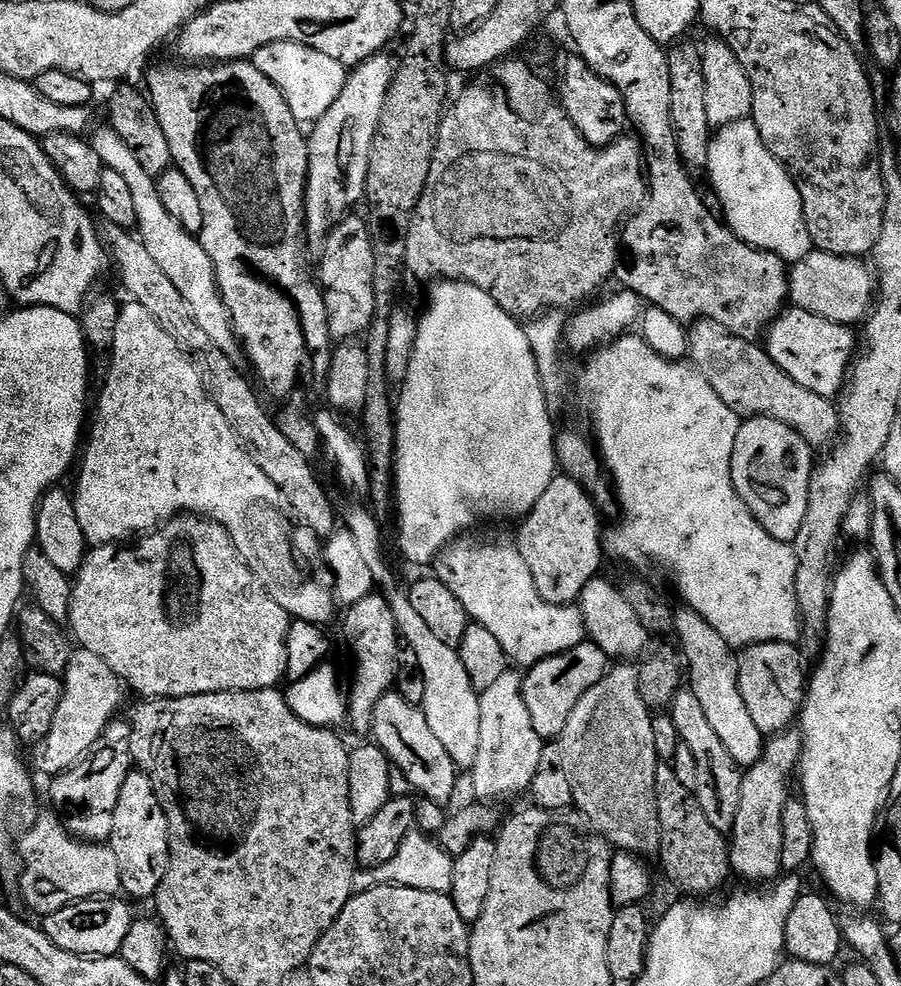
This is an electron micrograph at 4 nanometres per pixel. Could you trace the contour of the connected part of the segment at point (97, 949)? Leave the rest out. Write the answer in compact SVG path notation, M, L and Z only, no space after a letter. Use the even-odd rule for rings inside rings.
M124 898L79 900L77 904L68 904L62 910L43 917L42 927L54 946L62 946L62 950L70 950L70 954L115 956L119 953L134 919L131 906L133 907Z

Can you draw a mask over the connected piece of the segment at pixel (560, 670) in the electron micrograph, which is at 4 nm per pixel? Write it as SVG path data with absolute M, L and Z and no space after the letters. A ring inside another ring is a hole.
M585 642L546 658L523 673L526 710L530 710L530 722L534 722L534 730L538 730L541 740L552 742L564 733L574 706L578 706L578 698L582 698L590 686L598 686L609 669L610 657L598 645Z

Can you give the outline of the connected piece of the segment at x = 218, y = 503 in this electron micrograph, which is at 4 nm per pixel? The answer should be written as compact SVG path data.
M128 302L128 305L125 303L121 307L118 314L118 326L114 330L114 342L110 349L111 356L112 365L108 368L108 381L105 382L104 389L100 392L100 401L97 404L95 401L94 404L96 421L93 424L91 421L90 431L87 433L86 443L82 448L82 459L78 464L80 477L76 480L76 488L74 487L76 517L78 526L82 526L85 541L92 546L115 544L127 541L131 537L128 536L131 532L136 532L135 534L151 533L166 521L173 520L174 517L181 514L209 517L217 520L228 531L238 554L242 554L246 566L250 566L252 573L260 579L262 586L278 602L278 606L282 606L288 611L289 617L328 626L332 615L336 612L336 606L338 607L338 599L334 591L333 574L325 563L325 549L322 547L321 537L317 536L314 530L304 527L292 515L292 509L288 507L288 500L282 494L282 490L278 490L278 486L274 486L274 482L270 482L270 478L266 478L264 471L256 464L256 457L245 447L232 428L232 423L226 418L226 414L222 414L222 410L218 410L218 406L212 401L208 391L204 389L200 372L193 364L192 357L180 349L178 342L174 342L174 338L170 338L170 334L166 334L166 330L162 330L162 326L158 326L158 322L154 322L154 314L150 314L150 310L146 310L146 306L135 302Z

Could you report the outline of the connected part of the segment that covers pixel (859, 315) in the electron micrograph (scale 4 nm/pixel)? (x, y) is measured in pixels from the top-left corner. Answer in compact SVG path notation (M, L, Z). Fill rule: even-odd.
M813 250L809 256L791 265L788 277L791 303L835 324L859 325L867 317L878 291L878 280L873 269L869 265L868 269L864 263L863 259L855 256L839 256Z

